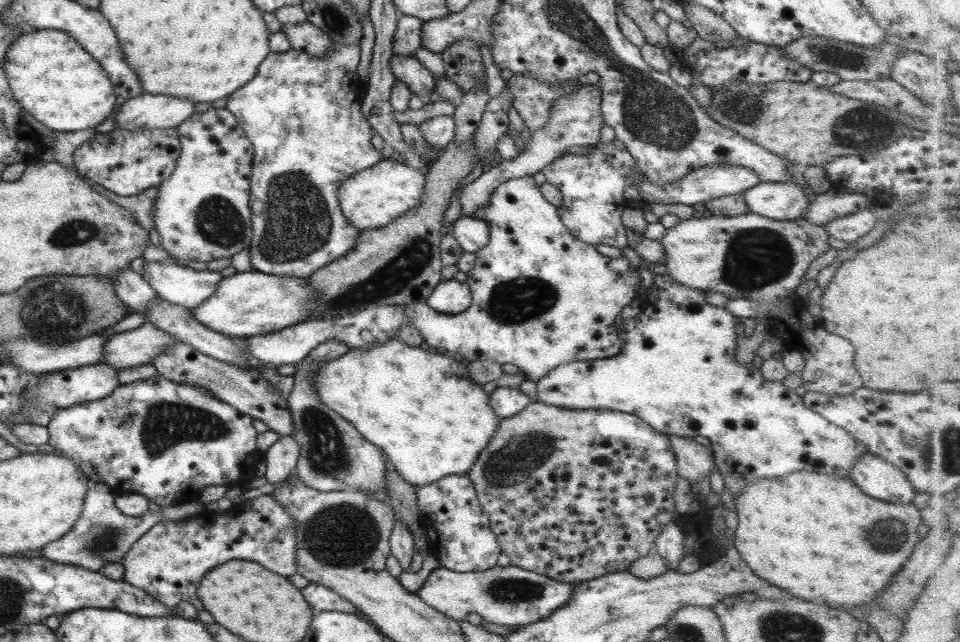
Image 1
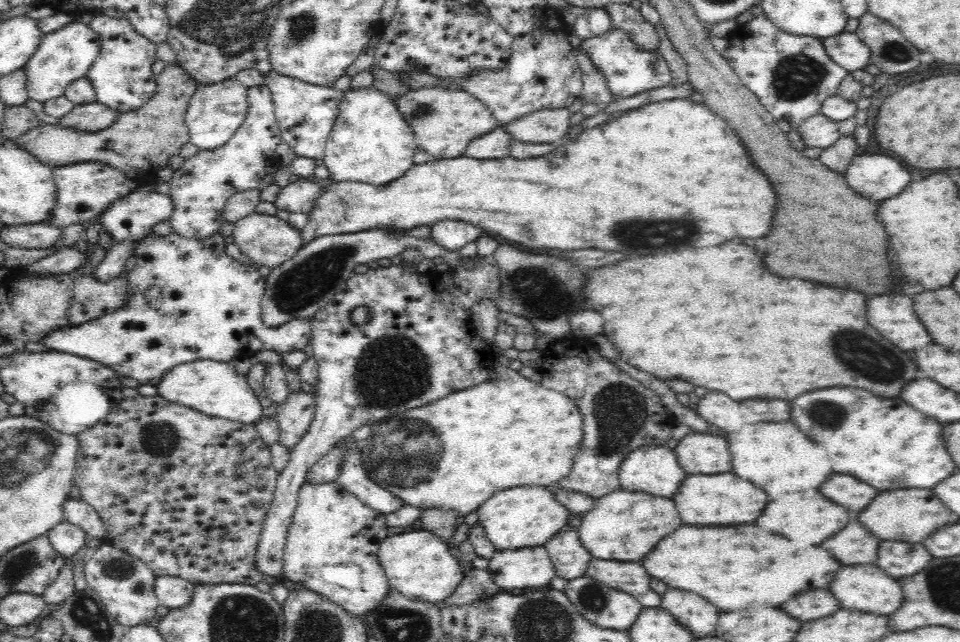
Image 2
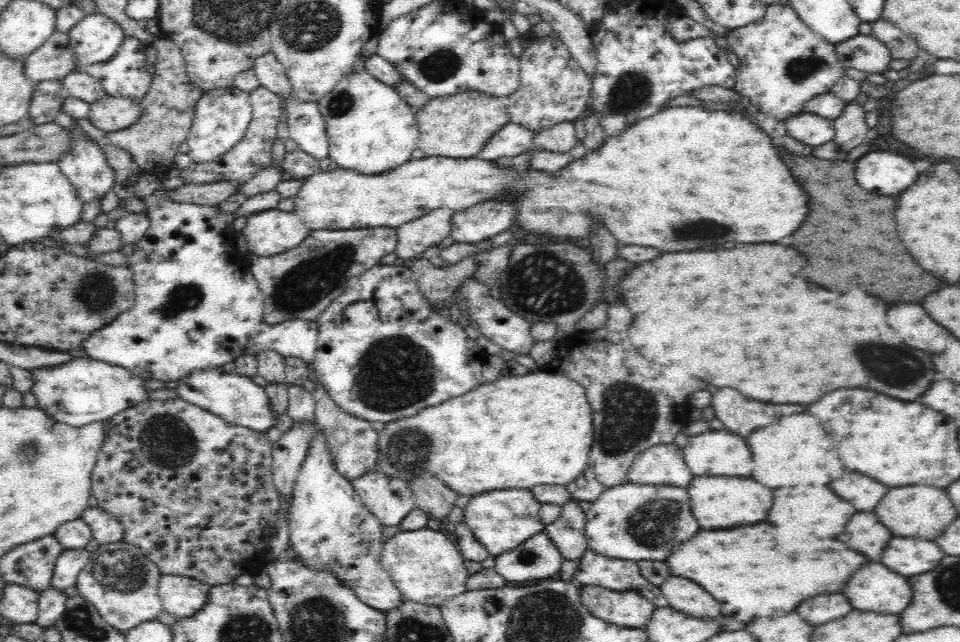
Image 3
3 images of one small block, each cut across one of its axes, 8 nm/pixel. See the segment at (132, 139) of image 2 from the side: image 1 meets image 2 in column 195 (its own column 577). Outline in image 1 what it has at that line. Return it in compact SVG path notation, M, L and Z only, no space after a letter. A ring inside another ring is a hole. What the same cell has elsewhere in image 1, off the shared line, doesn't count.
M515 74L506 81L505 88L511 94L511 106L523 119L524 125L533 131L549 118L553 100L577 92L581 86L582 81L578 80L565 80L558 86L550 86L530 78L528 74Z

